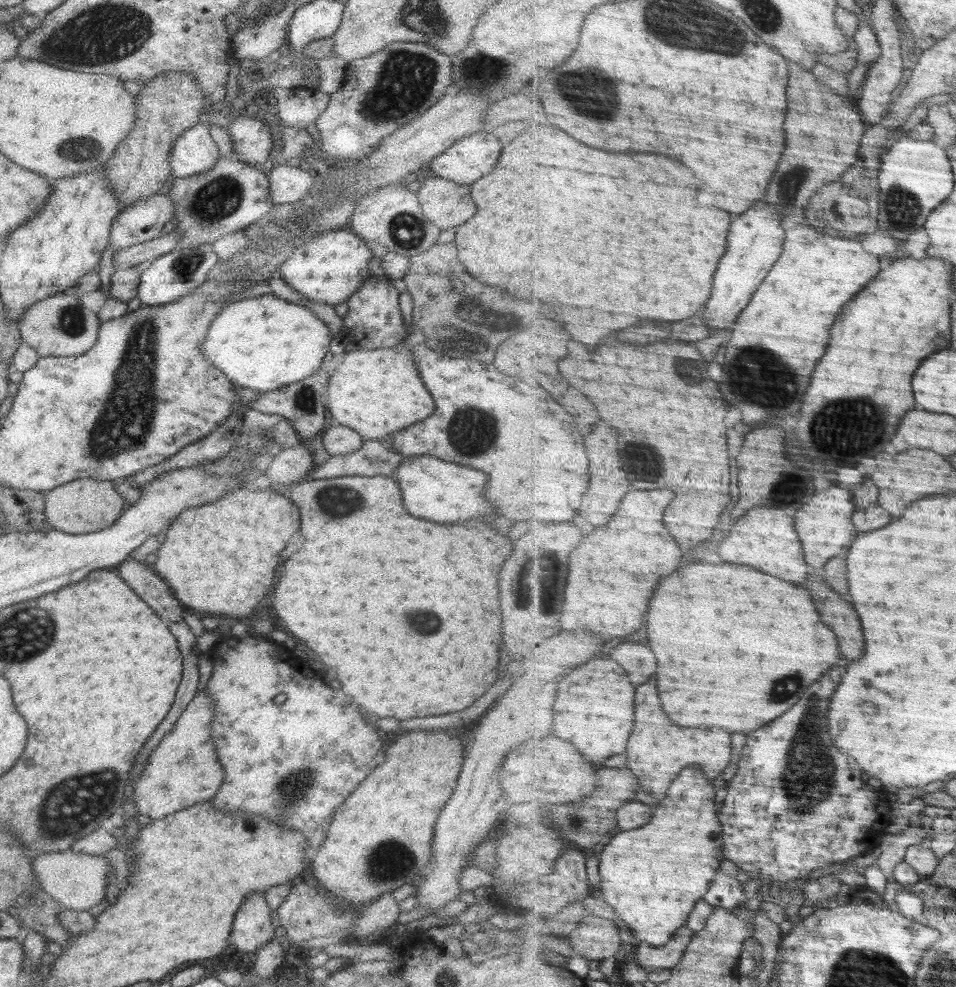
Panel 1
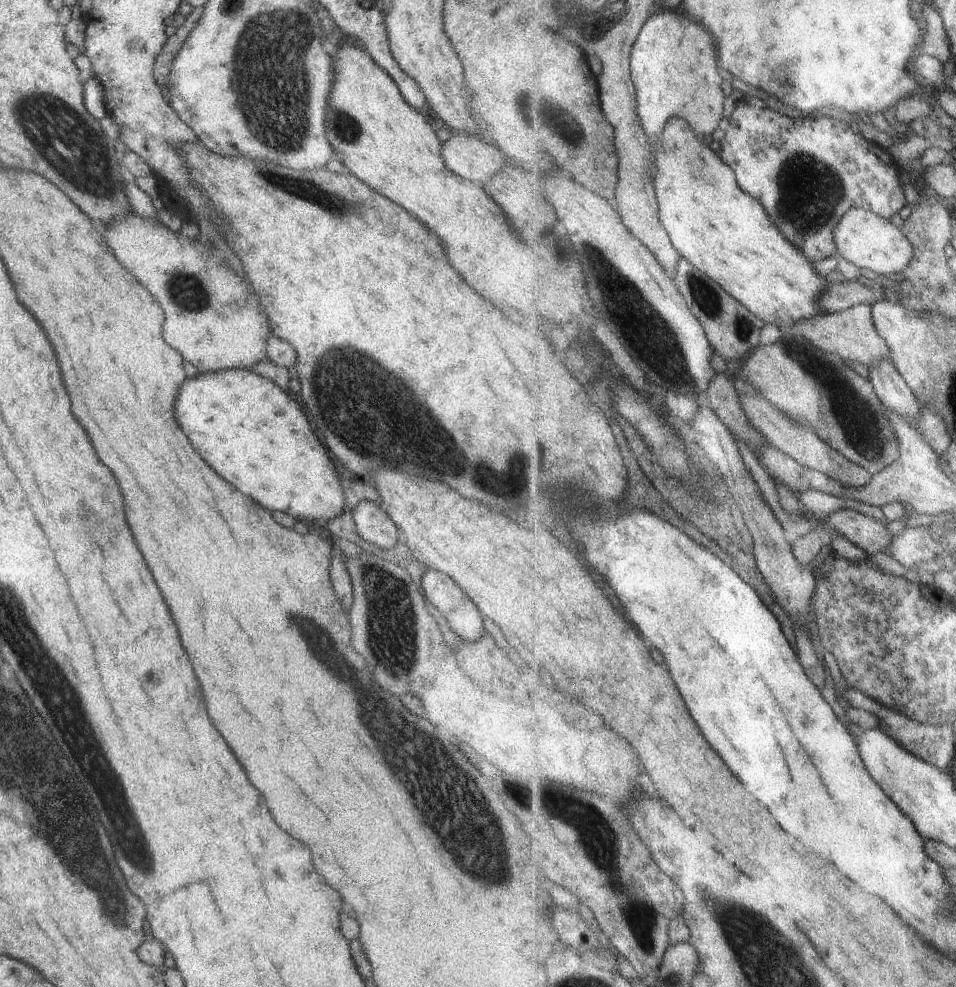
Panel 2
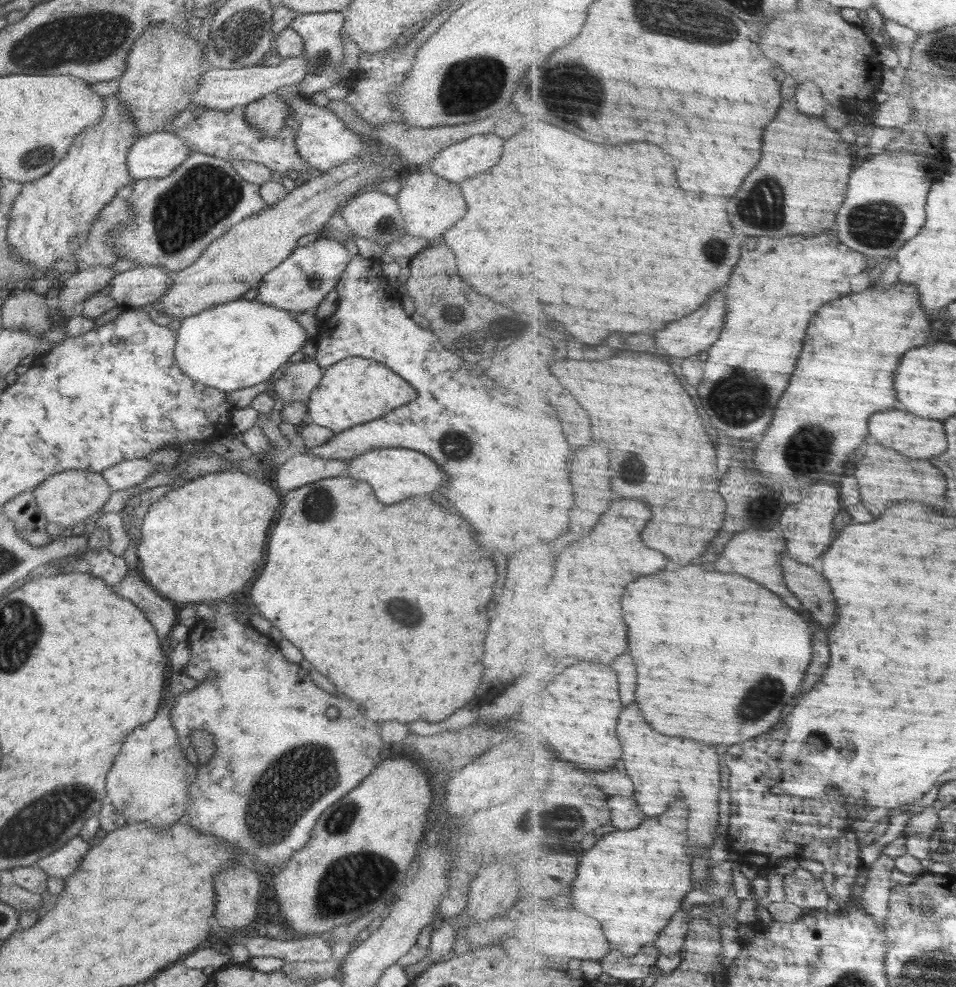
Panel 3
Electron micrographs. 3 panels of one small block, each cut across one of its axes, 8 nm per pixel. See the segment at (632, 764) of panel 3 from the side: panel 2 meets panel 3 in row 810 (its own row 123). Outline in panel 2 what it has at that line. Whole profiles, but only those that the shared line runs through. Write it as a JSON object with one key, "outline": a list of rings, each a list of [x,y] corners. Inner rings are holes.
{"outline":[[[660,12],[652,16],[652,20],[648,20],[648,24],[644,26],[644,32],[640,34],[640,40],[636,42],[632,70],[640,94],[640,116],[654,142],[664,132],[668,120],[674,114],[684,116],[700,136],[712,136],[720,128],[720,122],[724,120],[724,102],[726,102],[726,94],[722,88],[724,80],[718,66],[714,36],[702,24],[696,24],[694,20],[686,18],[680,12]]]}

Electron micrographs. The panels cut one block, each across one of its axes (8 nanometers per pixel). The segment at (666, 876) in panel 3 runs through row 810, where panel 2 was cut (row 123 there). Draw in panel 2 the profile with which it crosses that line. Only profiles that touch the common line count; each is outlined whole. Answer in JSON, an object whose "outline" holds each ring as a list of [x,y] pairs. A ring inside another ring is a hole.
{"outline":[[[678,118],[668,124],[664,132],[664,140],[658,144],[659,172],[655,180],[658,188],[657,196],[662,206],[662,221],[668,230],[675,248],[700,270],[710,274],[716,282],[720,282],[734,298],[746,304],[765,324],[774,324],[783,331],[794,320],[808,319],[823,312],[821,302],[823,294],[830,284],[826,276],[818,273],[808,260],[804,251],[790,244],[774,226],[766,208],[760,200],[746,194],[738,180],[736,171],[730,167],[690,126],[688,120]]]}

